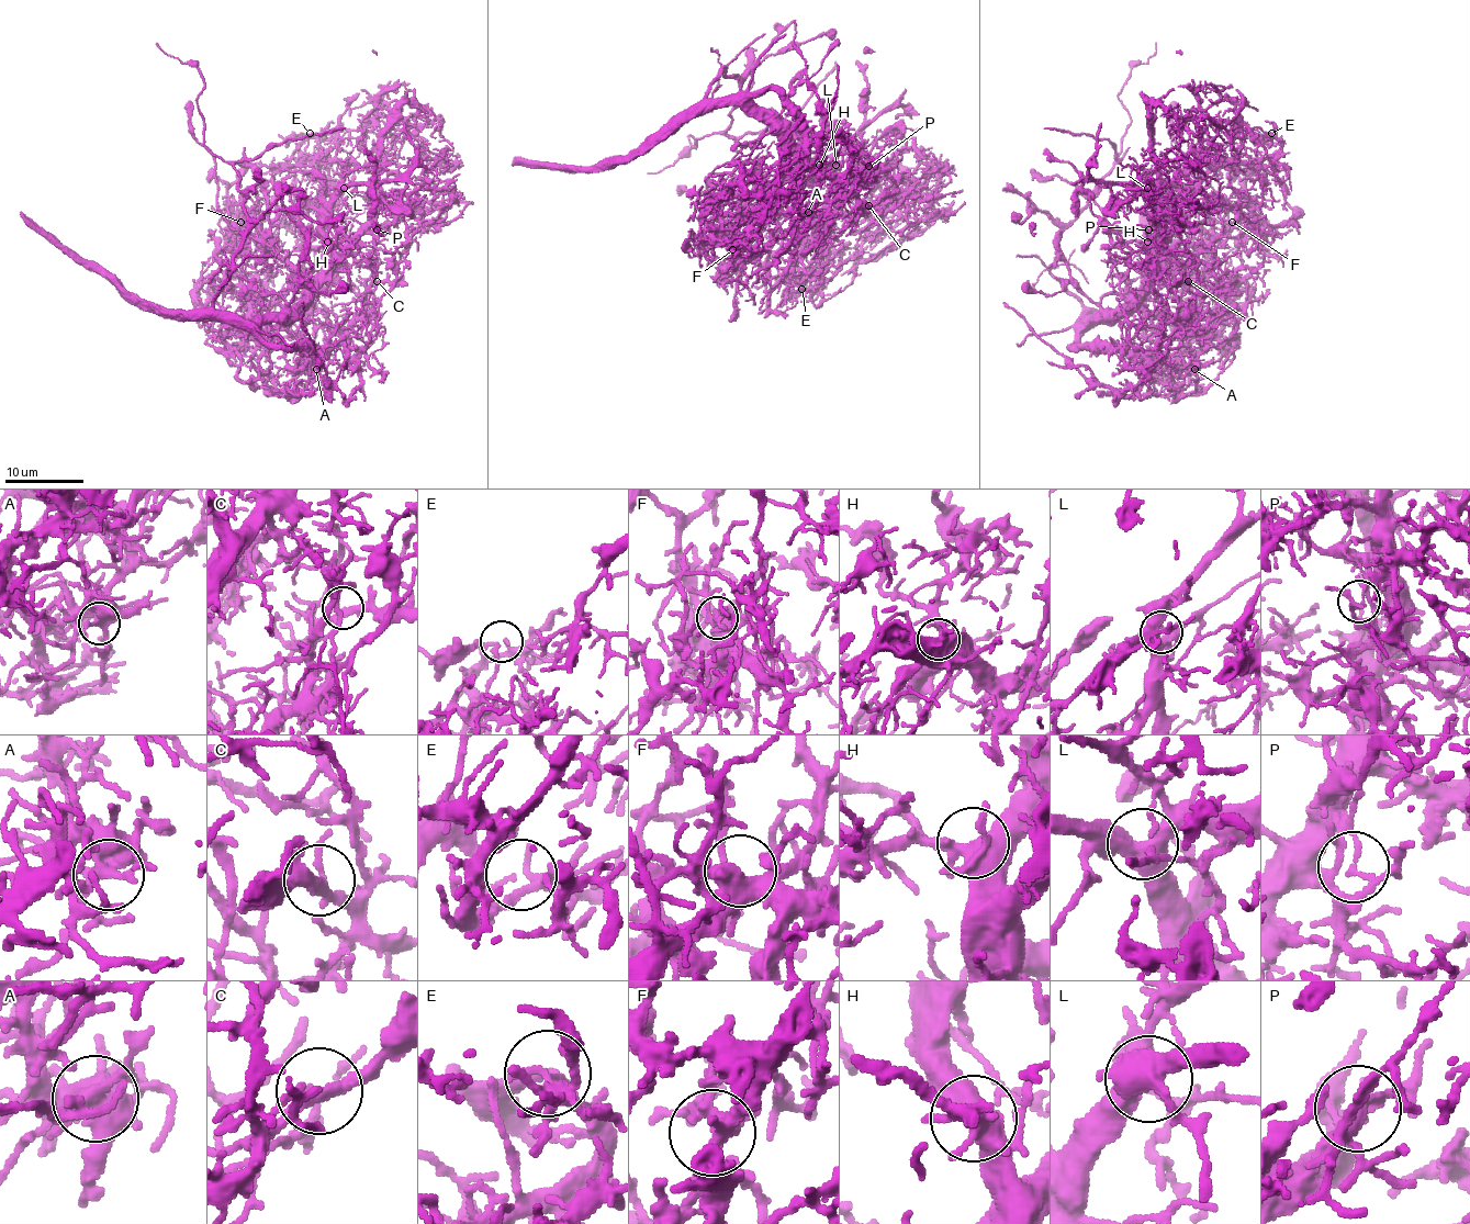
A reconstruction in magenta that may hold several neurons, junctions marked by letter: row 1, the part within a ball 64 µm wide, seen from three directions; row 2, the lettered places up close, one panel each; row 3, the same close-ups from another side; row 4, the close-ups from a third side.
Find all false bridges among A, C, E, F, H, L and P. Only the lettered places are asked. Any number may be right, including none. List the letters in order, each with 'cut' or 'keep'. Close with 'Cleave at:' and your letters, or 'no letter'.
A: keep
C: keep
E: keep
F: keep
H: keep
L: keep
P: keep
Cleave at: no letter

